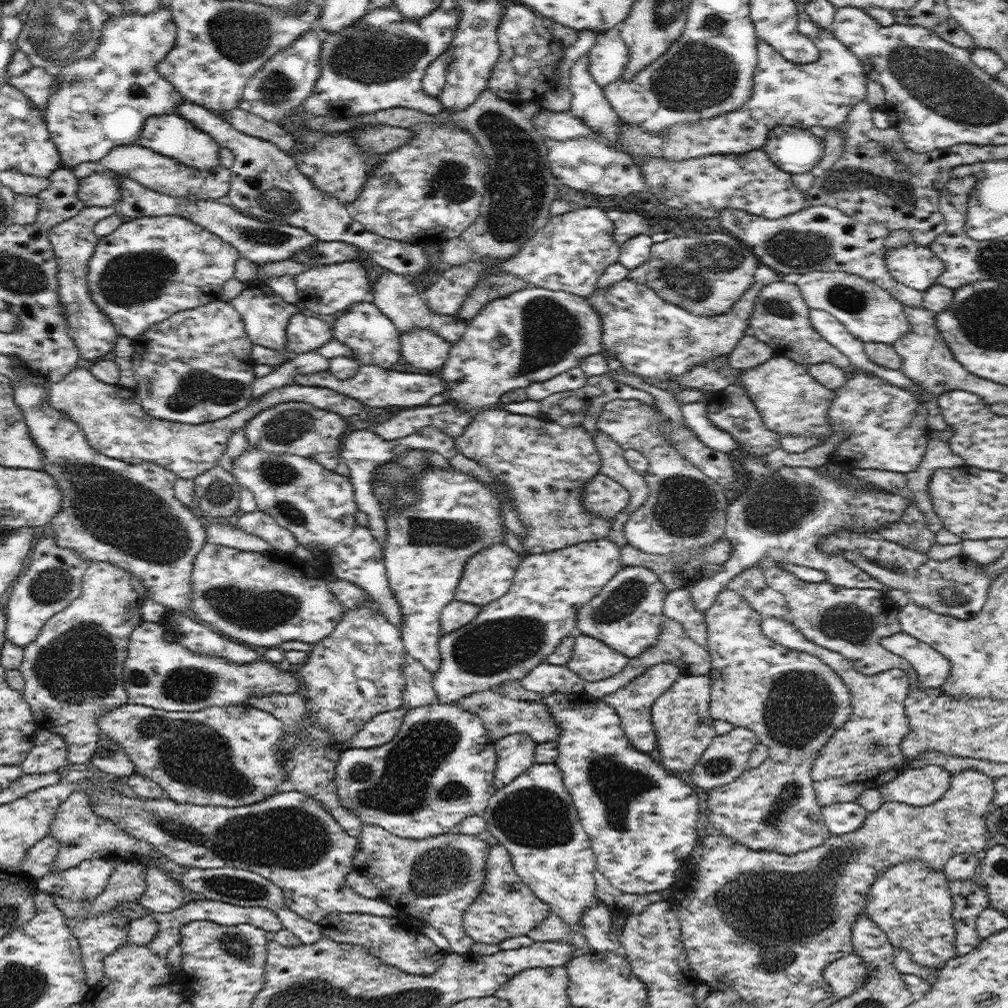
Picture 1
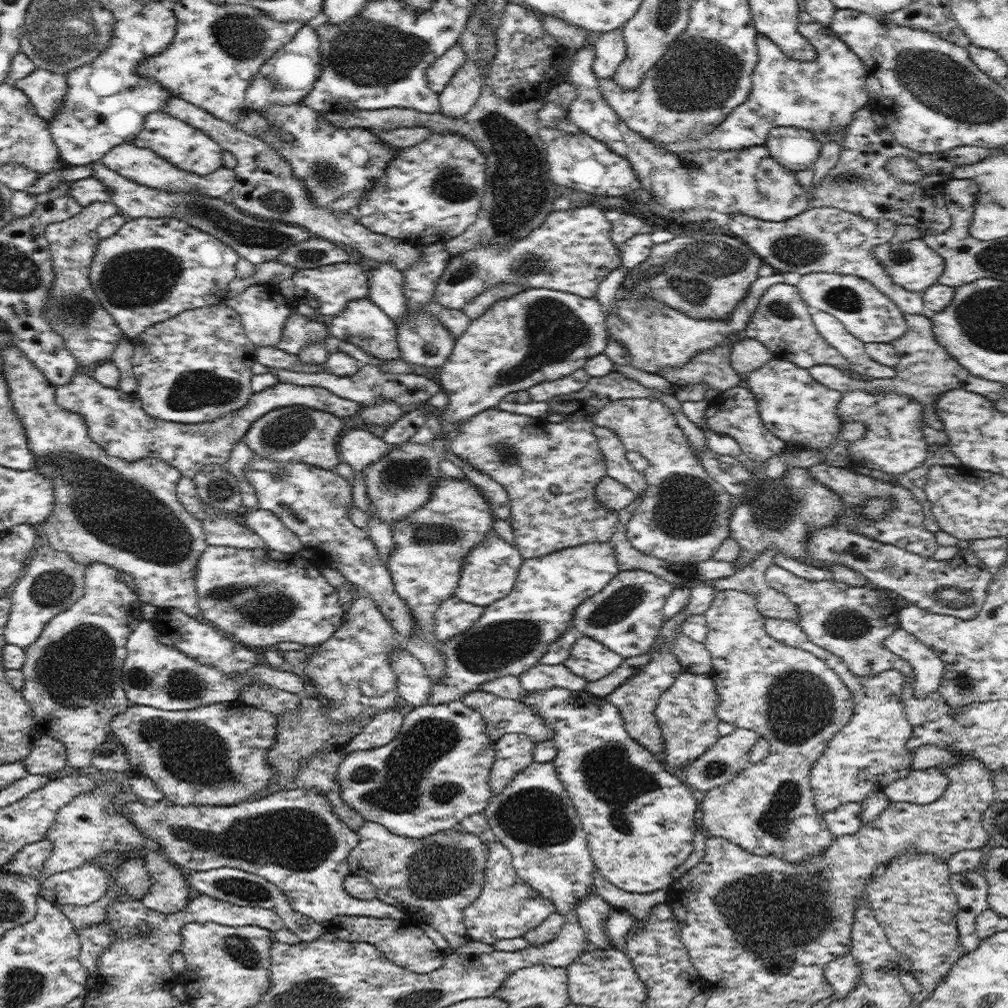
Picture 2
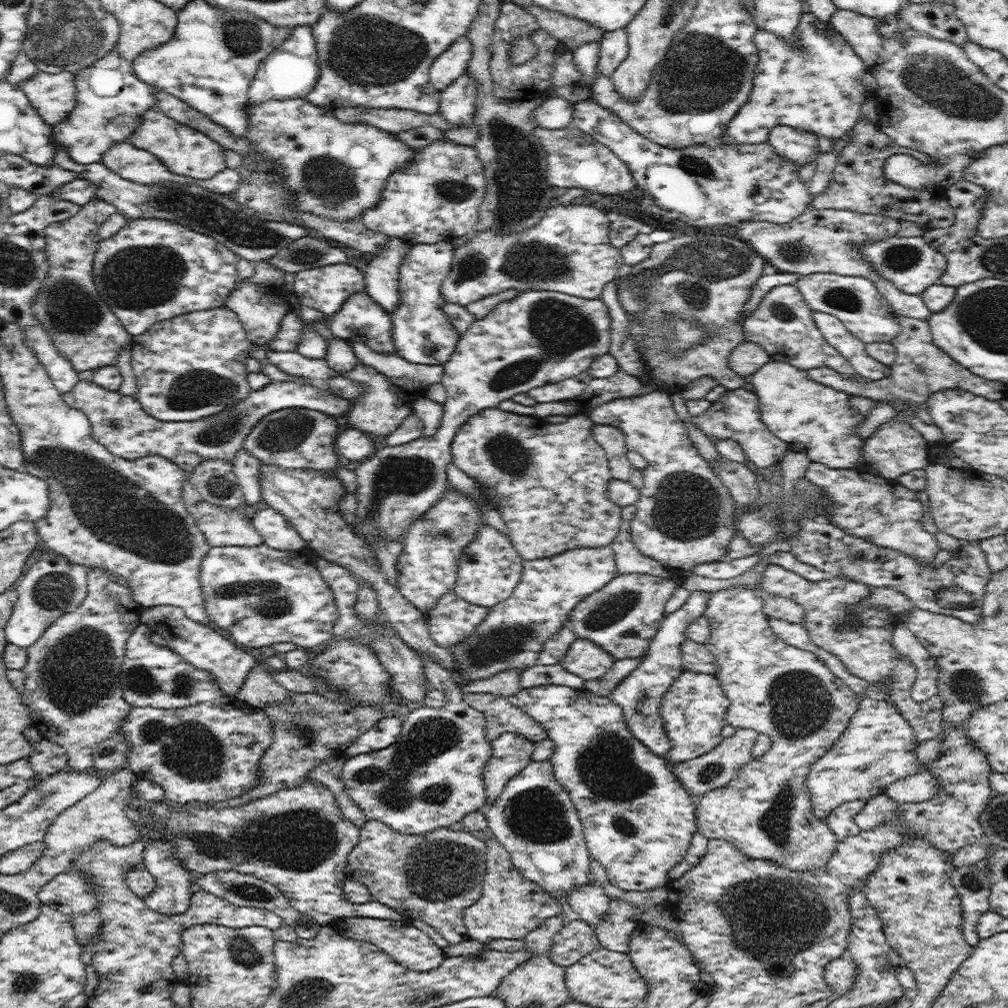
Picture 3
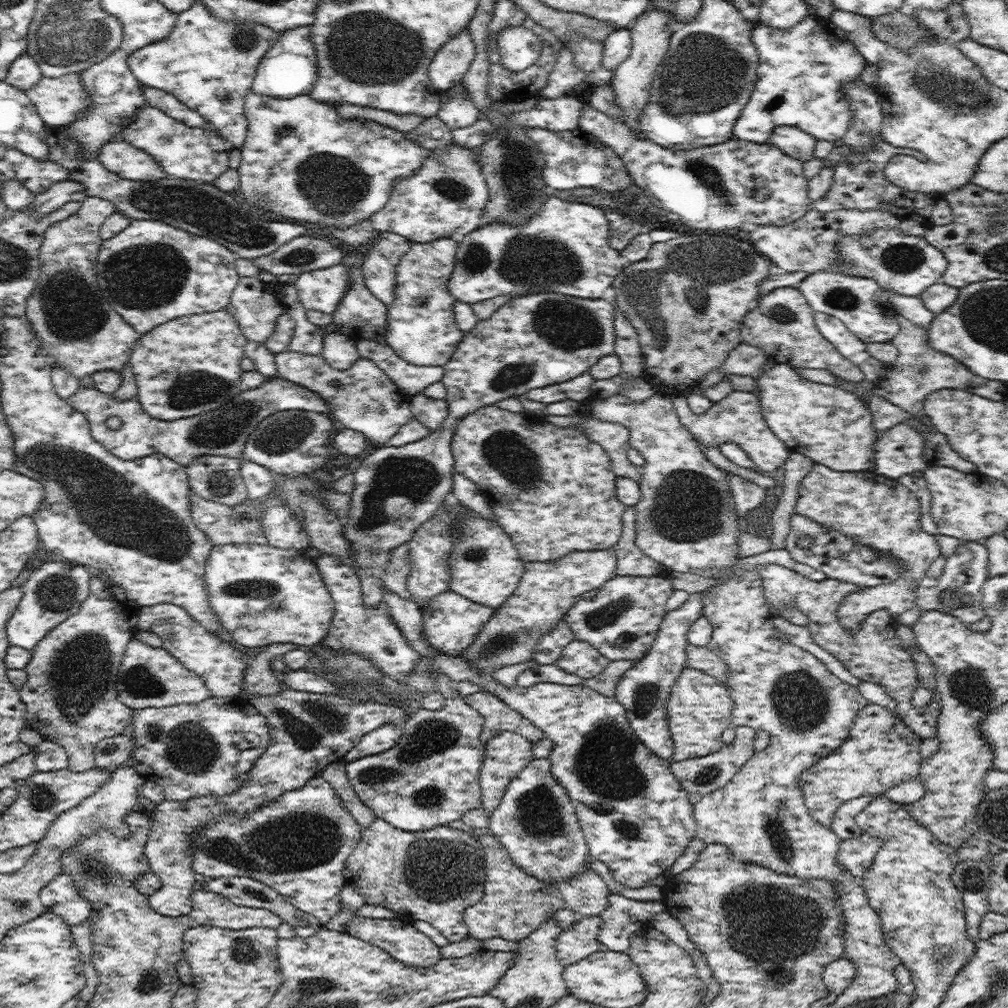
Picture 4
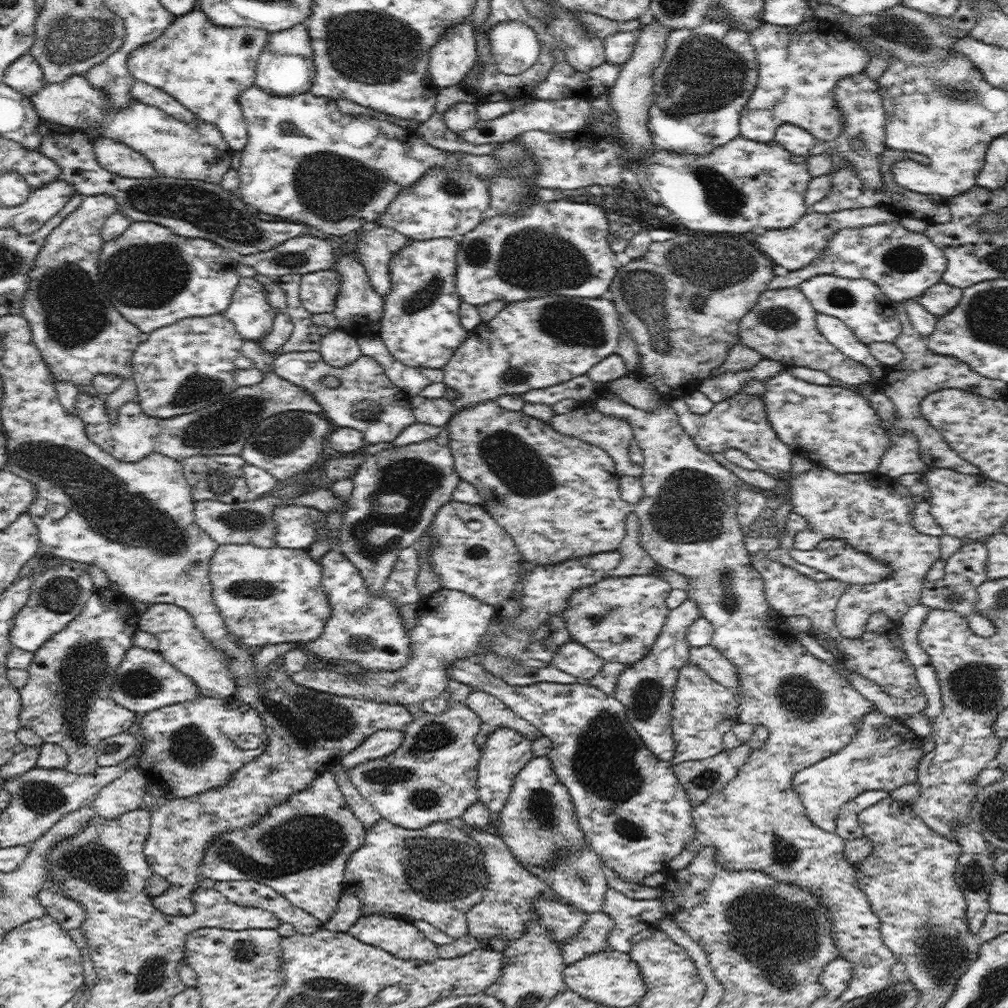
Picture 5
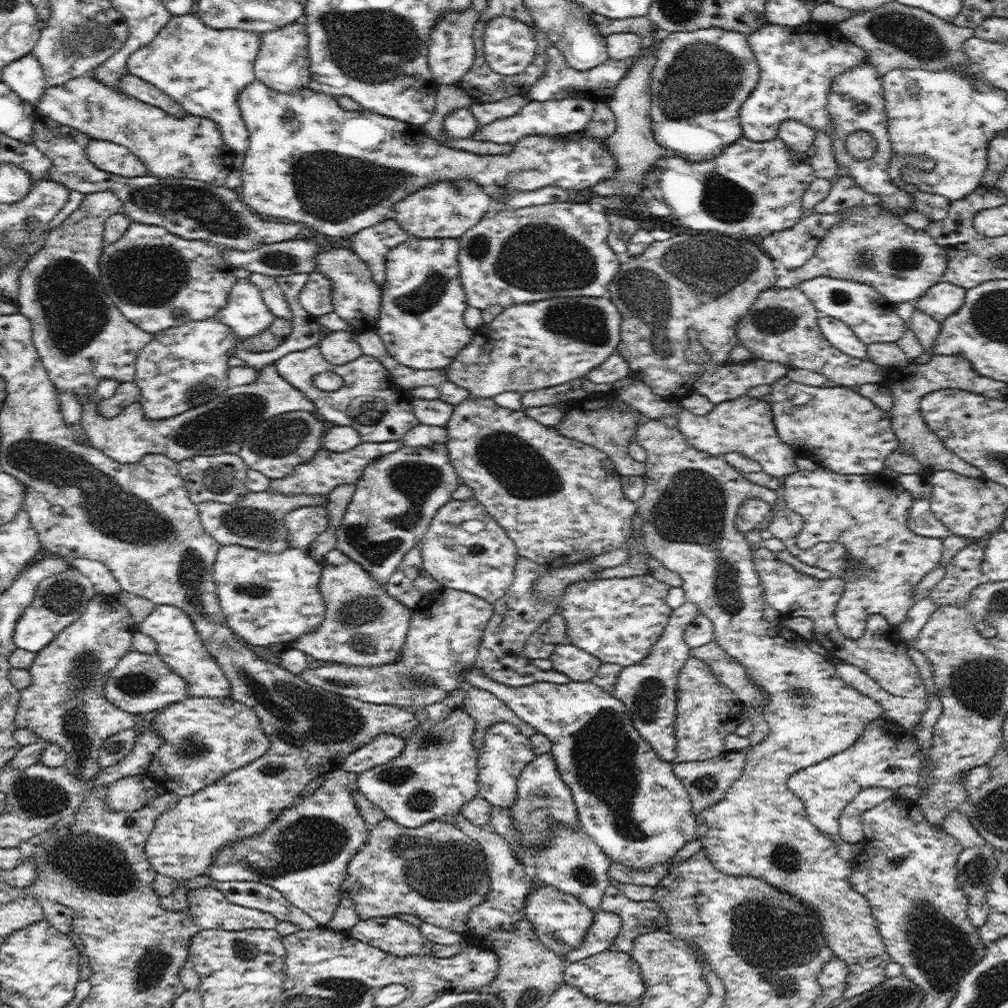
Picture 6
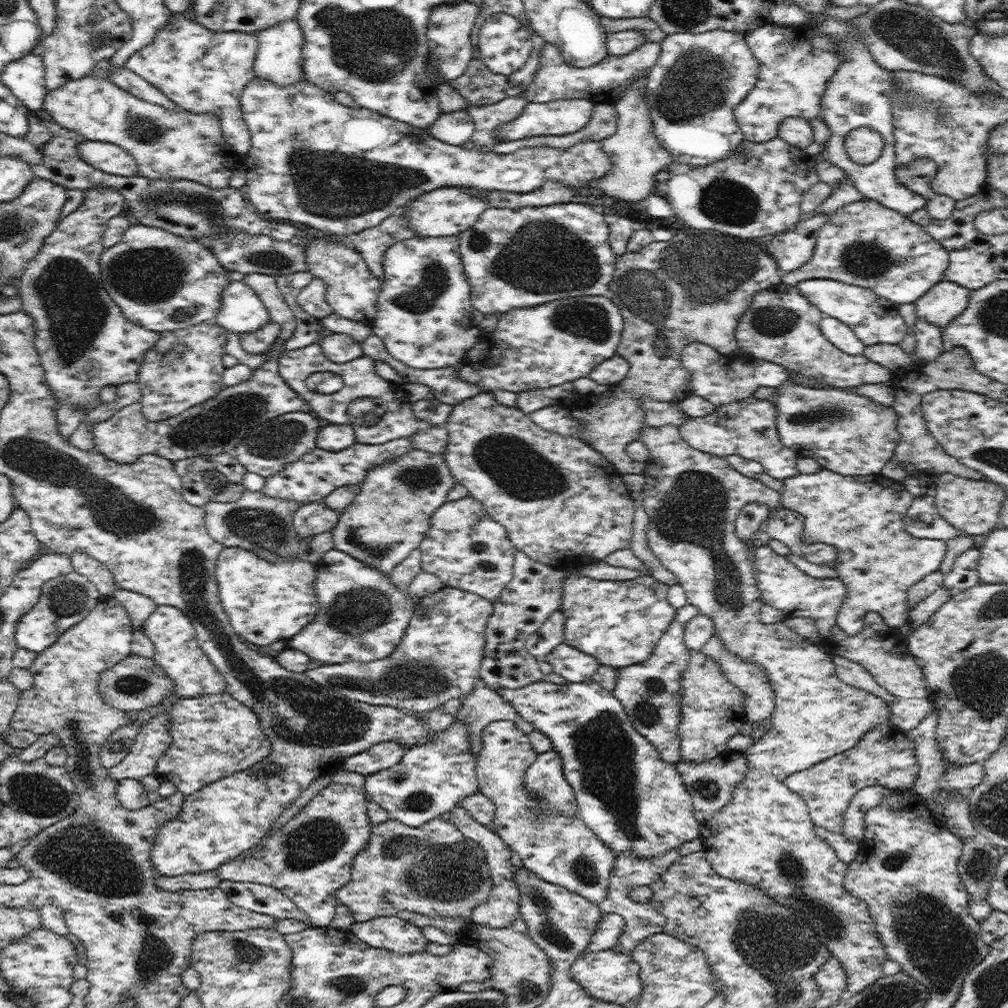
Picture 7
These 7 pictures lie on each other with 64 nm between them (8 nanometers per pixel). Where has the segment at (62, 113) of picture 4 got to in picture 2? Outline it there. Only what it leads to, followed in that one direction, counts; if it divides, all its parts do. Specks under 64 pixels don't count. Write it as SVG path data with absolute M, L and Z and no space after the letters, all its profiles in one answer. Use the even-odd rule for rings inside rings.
M35 69L29 76L16 80L15 86L28 96L37 114L46 122L50 122L68 91L65 78L67 72L55 74L44 69Z

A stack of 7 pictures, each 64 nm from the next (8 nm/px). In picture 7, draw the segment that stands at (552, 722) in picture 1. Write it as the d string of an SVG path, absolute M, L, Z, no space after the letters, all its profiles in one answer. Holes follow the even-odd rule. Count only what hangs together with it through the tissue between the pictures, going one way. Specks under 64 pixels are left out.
M477 686L462 698L462 706L455 714L456 719L468 725L470 733L470 749L472 755L478 756L482 750L482 730L496 721L510 720L516 723L520 730L529 735L535 730L534 724L524 720L514 706L504 700L500 694L488 686Z

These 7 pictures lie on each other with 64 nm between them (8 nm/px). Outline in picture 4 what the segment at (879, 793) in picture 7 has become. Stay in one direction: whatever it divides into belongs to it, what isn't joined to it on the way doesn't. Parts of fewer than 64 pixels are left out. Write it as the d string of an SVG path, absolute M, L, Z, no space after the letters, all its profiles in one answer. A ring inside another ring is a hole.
M869 794L869 796L862 796L844 802L840 805L840 808L836 809L831 829L844 840L860 836L863 830L856 824L856 815L862 812L876 797L876 795Z

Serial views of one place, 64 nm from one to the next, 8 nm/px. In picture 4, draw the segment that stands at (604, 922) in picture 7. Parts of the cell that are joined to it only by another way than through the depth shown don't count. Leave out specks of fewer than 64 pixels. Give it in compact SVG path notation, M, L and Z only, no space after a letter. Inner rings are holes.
M601 916L582 918L574 925L562 929L556 937L556 956L567 967L605 947L598 940L598 931L602 925Z

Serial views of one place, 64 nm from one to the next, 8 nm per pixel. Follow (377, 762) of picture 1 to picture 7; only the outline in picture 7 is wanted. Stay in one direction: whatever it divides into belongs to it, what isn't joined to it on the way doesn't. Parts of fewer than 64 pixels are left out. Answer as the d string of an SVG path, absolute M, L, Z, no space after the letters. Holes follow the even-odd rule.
M456 719L438 737L428 736L428 741L412 745L398 764L366 775L365 796L379 804L390 819L416 828L436 817L447 815L462 803L462 800L479 792L476 776L476 757L470 749L468 725Z

